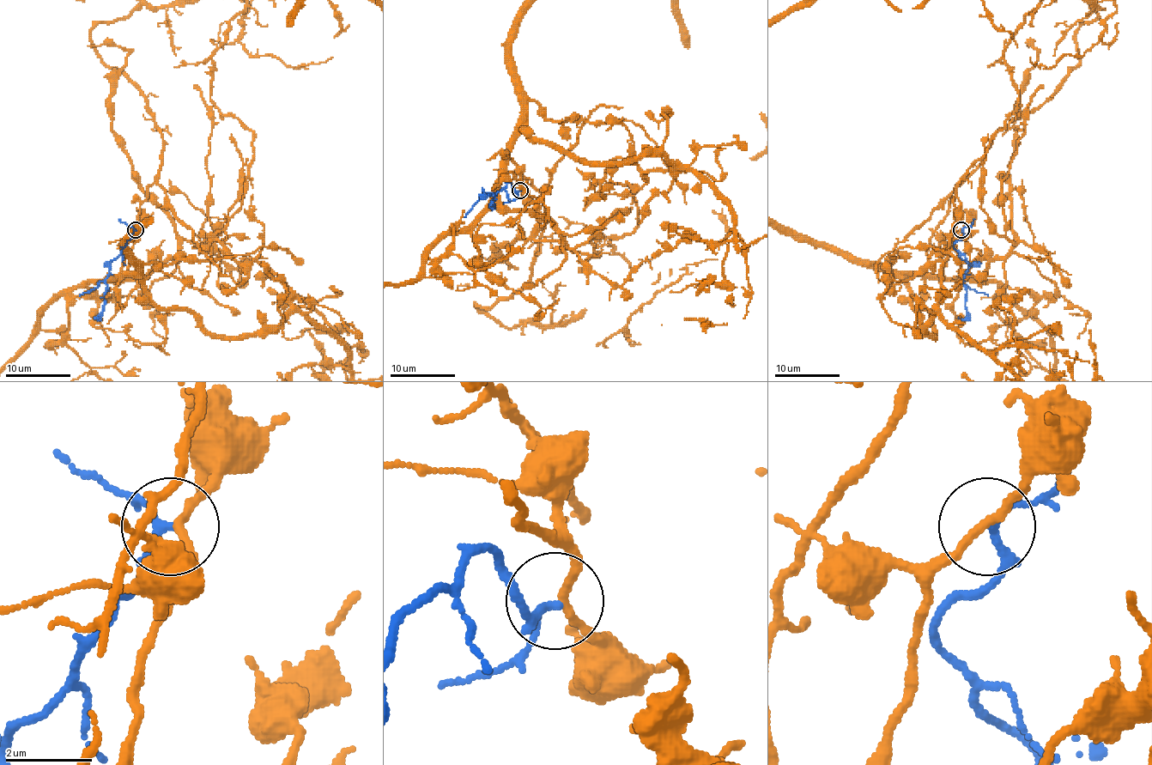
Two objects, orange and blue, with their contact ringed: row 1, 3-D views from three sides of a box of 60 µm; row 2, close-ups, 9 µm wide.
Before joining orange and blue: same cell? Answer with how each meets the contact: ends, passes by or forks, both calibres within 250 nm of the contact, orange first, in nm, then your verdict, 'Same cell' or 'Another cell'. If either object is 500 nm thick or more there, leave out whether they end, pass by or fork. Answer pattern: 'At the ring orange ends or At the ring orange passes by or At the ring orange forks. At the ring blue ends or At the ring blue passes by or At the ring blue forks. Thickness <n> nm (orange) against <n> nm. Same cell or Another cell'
At the ring orange passes by. At the ring blue passes by. Thickness 190 nm (orange) against 160 nm. Another cell

